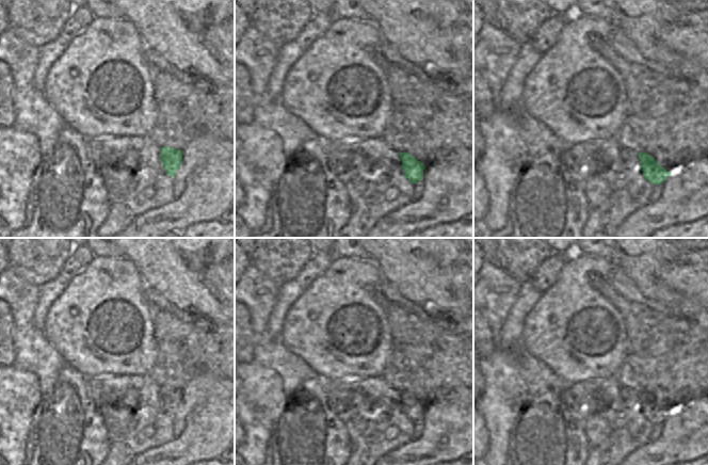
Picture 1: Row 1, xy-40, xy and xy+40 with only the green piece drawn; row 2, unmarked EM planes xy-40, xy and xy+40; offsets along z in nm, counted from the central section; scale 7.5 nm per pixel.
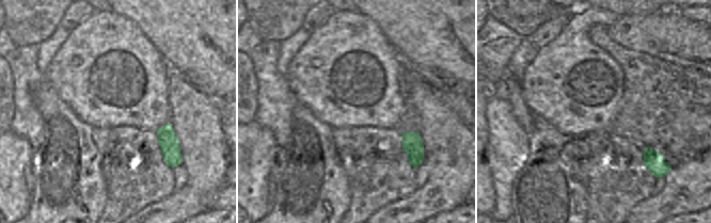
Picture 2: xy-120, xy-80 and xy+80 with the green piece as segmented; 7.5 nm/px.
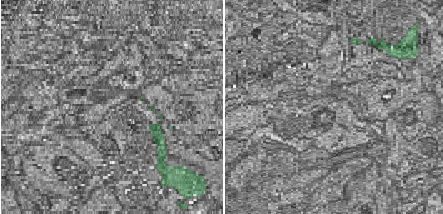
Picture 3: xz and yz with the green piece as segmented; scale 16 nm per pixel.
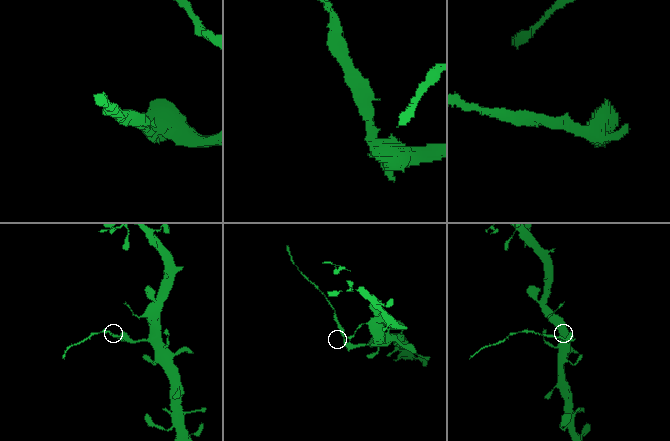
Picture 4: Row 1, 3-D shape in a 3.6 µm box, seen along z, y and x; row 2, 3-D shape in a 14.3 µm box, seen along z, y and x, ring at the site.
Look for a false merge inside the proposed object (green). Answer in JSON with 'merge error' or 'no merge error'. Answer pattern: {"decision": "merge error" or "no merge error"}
{"decision": "merge error"}

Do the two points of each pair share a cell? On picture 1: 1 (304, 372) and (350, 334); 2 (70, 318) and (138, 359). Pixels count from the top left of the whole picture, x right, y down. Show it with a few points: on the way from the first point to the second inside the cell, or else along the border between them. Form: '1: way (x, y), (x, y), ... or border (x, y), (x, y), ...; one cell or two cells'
1: border (290, 351), (300, 356), (317, 373); two cells
2: way (89, 336), (97, 349), (119, 356); one cell

